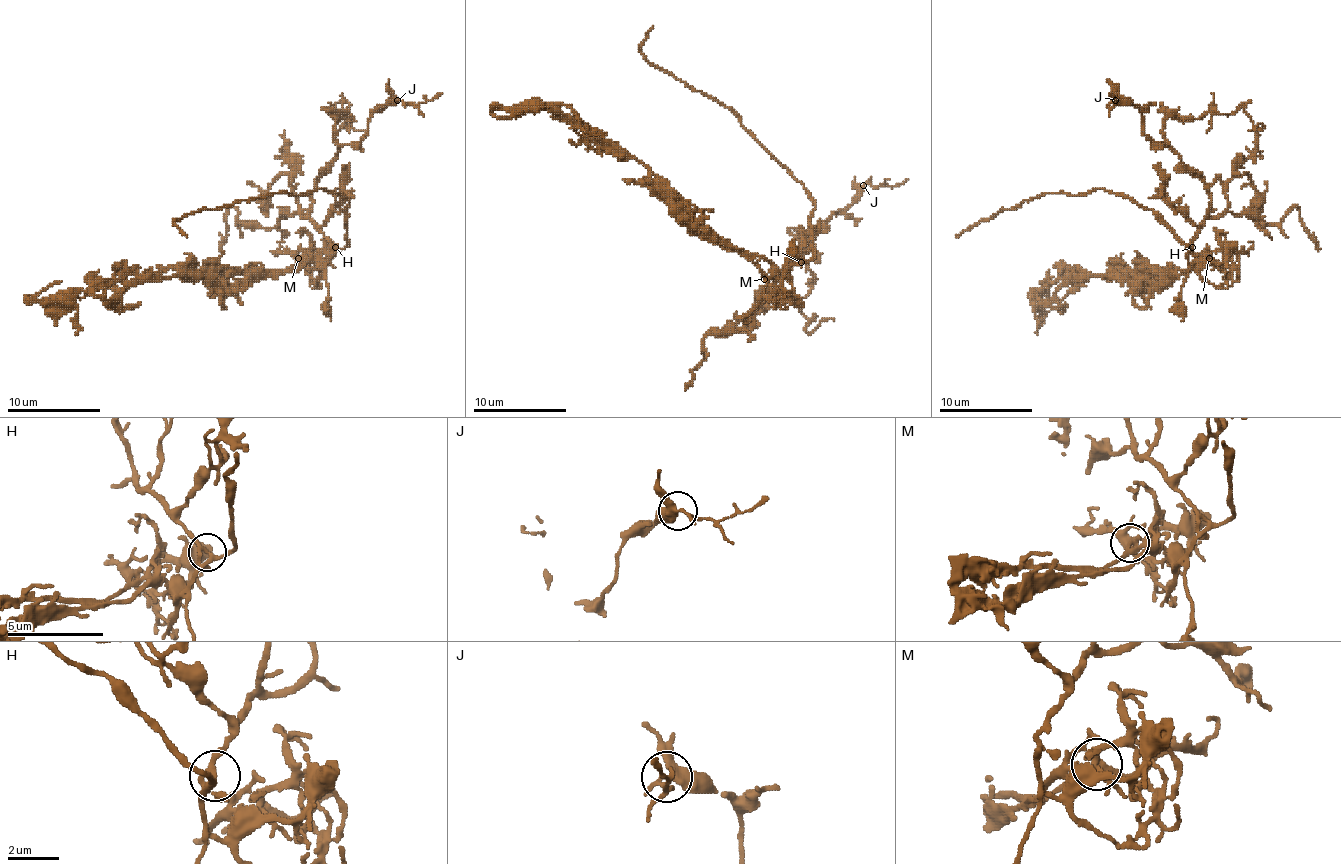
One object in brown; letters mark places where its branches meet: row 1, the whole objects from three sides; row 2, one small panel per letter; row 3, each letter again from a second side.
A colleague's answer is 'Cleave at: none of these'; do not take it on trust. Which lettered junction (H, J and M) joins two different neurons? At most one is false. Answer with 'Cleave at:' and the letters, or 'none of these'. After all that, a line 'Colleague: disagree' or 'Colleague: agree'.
Cleave at: none of these
Colleague: agree

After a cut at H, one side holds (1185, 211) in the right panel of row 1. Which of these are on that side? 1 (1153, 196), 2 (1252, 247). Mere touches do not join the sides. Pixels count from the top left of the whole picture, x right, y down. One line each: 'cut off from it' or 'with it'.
1: with it
2: cut off from it

